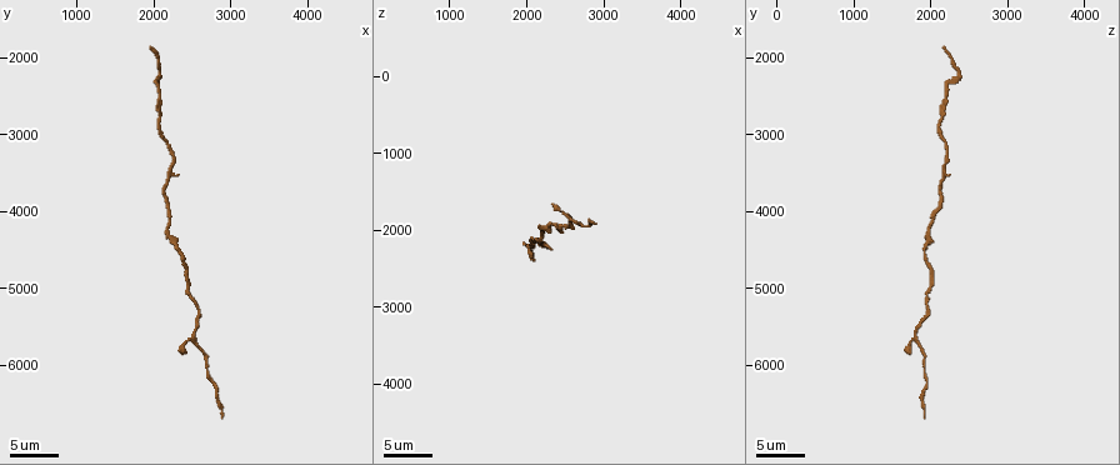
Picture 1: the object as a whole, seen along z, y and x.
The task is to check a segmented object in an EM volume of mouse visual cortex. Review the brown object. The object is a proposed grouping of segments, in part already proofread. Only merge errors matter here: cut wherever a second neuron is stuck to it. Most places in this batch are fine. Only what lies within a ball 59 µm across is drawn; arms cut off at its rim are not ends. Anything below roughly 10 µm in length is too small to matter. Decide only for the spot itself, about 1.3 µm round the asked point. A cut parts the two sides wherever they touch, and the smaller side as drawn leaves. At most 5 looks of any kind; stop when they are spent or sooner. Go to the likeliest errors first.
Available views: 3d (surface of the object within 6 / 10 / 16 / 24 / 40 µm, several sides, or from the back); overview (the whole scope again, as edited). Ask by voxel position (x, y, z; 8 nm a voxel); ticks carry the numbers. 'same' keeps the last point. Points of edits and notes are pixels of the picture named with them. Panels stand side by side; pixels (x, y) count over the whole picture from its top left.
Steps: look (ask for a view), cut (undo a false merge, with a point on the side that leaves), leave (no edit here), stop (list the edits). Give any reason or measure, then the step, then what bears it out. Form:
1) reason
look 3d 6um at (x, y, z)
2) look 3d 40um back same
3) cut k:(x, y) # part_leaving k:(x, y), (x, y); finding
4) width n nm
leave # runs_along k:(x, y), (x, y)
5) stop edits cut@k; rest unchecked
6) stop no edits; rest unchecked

look 3d 10um at (2200, 3600, 2100)

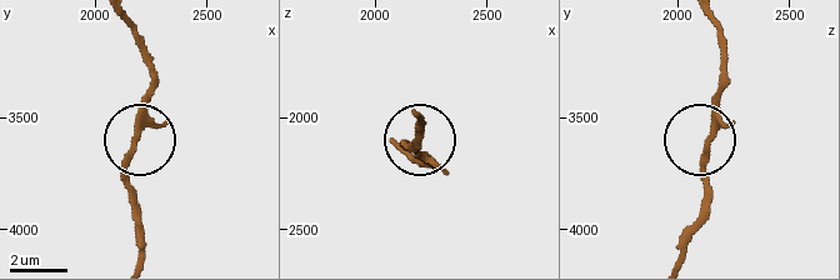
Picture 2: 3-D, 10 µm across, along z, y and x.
arms 3
leave # runs_along 2:(678, 253), (706, 189), (720, 48); all the same neuron

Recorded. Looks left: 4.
thin neck
look 3d 6um at (2550, 5200, 1950)

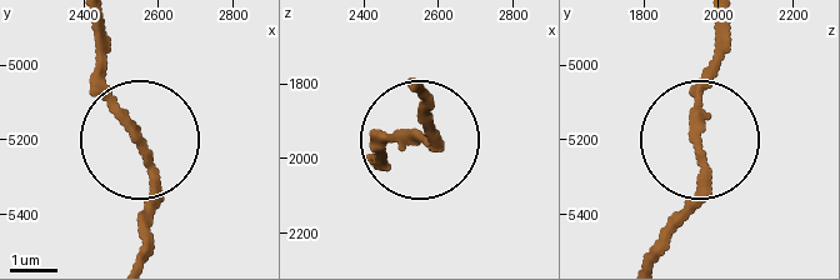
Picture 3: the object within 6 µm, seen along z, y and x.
width 200 nm
leave # runs_along 3:(95, 30), (103, 78), (154, 185), (154, 241); one neuron here

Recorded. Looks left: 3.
look 3d 6um at (2150, 4300, 1950)

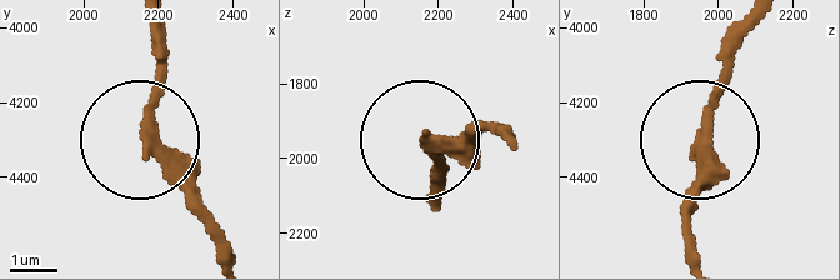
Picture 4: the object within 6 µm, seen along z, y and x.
look 3d 6um back at (2200, 4320, 1950)

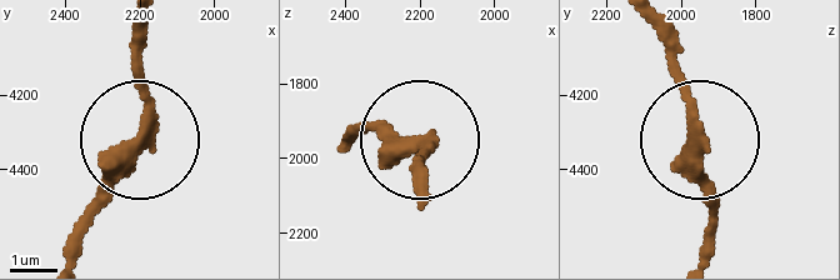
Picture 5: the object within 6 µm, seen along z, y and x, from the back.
width 310 nm
leave # one neuron here

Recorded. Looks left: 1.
stop no edits; rest unchecked

